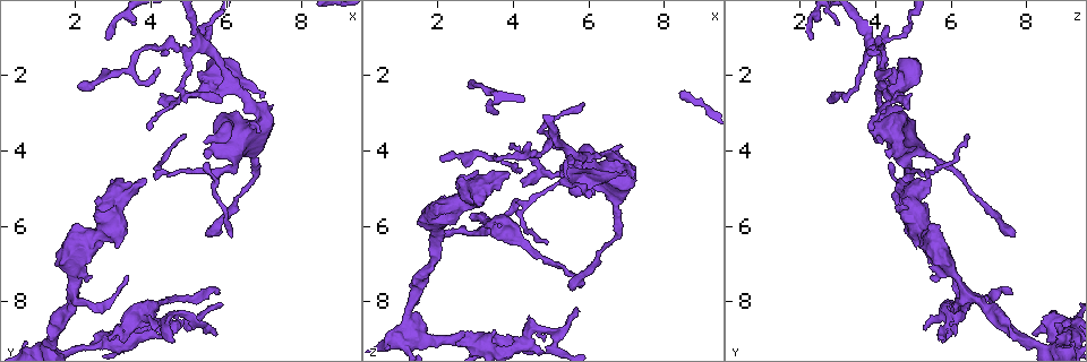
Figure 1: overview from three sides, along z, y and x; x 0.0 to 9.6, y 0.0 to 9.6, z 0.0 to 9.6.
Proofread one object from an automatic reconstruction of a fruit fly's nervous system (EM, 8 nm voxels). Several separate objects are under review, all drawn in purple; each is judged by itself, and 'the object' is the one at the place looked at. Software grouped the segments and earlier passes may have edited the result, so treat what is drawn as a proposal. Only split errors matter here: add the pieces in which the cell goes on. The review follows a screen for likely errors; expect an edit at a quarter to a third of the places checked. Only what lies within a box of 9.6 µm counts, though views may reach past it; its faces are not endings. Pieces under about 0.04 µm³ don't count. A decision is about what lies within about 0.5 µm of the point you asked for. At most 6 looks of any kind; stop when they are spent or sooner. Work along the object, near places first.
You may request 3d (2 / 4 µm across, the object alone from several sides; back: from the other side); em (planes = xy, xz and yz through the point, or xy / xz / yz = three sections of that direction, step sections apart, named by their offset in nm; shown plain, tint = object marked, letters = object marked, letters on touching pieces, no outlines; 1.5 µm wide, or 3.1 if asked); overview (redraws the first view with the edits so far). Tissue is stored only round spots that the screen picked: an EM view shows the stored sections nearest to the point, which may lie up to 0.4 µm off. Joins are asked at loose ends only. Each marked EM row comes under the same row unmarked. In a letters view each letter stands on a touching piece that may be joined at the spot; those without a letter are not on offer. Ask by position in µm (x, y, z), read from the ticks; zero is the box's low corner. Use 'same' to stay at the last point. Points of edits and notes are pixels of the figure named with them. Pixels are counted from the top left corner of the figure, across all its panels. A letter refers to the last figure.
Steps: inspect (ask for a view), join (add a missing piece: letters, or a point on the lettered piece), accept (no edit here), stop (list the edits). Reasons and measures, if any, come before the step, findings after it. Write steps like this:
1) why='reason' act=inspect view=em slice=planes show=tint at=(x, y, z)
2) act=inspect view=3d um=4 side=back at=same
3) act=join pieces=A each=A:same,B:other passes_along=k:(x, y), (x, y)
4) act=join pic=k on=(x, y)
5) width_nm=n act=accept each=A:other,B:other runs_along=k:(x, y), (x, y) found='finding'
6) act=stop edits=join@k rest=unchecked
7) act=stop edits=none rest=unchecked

act=inspect view=em slice=xz step=4 show=tint at=(4.10, 8.65, 5.30)

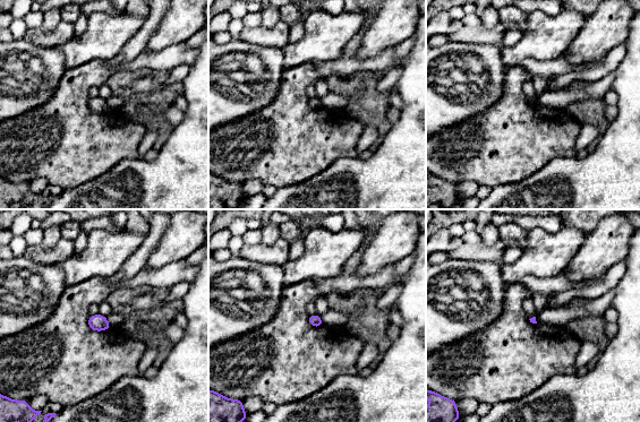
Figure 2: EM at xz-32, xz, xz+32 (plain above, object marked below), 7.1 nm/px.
why='another direction' act=inspect view=em slice=planes show=letters at=same

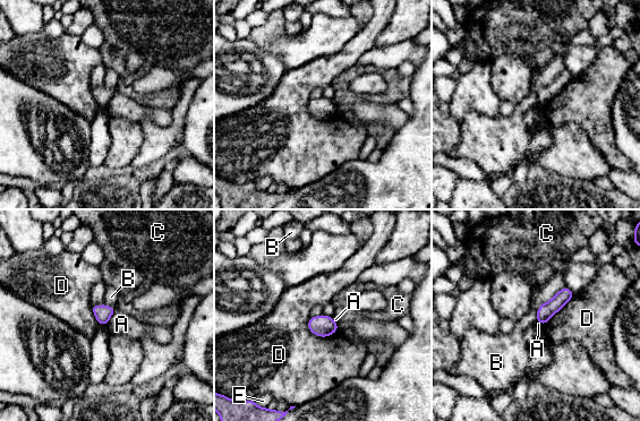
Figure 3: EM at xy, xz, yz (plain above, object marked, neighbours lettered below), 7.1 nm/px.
act=accept each=A:other,B:other,C:other,D:other,E:other border=3:(564, 286), (538, 308), (536, 320) found='none of them fits'

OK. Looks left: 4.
why='tapers out' act=inspect view=em slice=planes show=letters at=(2.15, 2.35, 4.25)

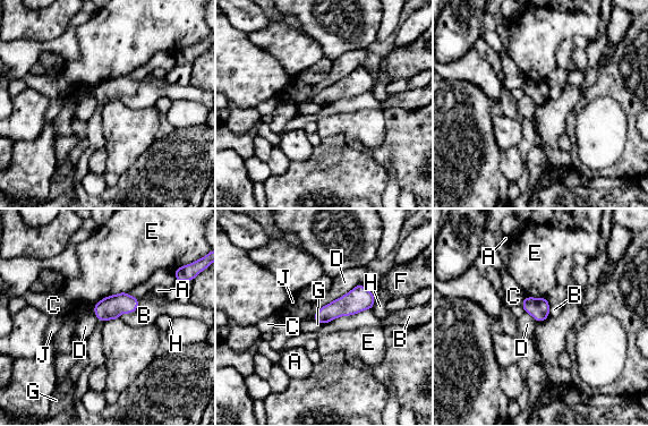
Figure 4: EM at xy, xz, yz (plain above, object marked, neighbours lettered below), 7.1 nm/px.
act=accept each=A:other,B:other,C:other,D:other,E:other,F:other,G:other,H:other,J:other border=4:(113, 294), (101, 298), (94, 305) found='none of them fits'

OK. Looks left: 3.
why='branch stops here' act=inspect view=em slice=planes show=letters at=(5.65, 8.85, 8.20)

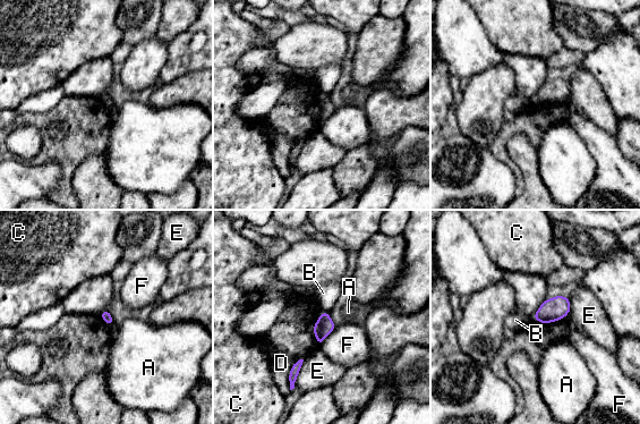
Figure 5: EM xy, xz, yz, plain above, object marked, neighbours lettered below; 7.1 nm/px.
act=accept each=A:other,B:other,C:other,D:other,E:other,F:other found='no lettered piece goes on from it'

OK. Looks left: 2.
act=stop edits=none rest=unchecked

